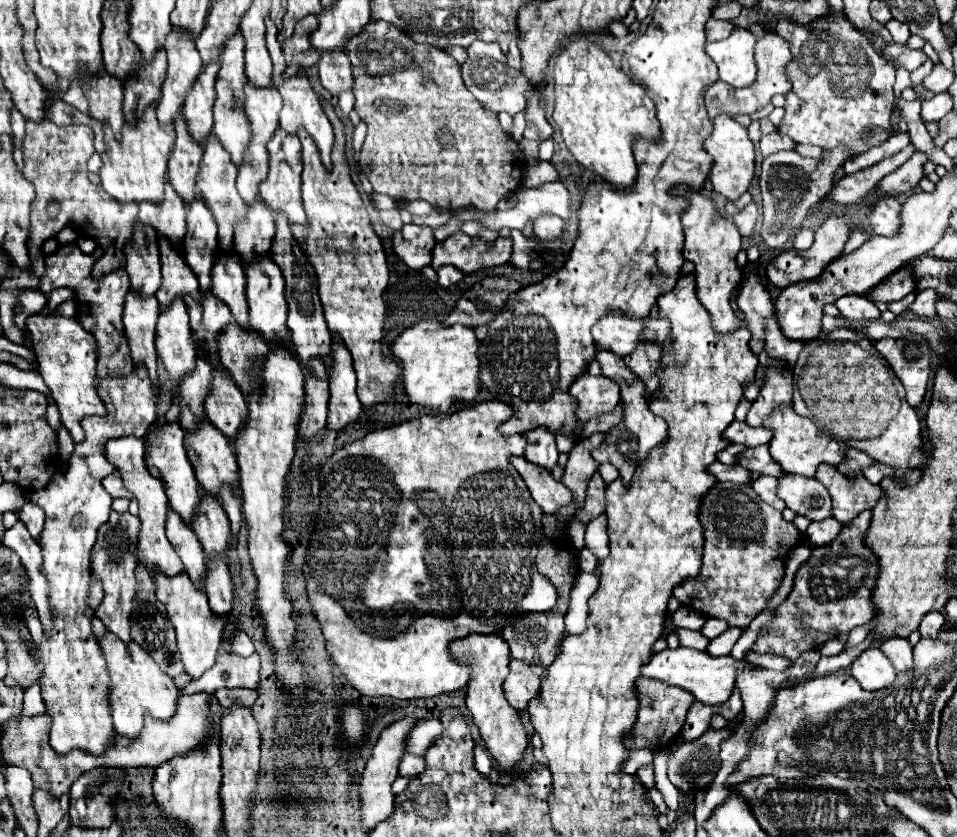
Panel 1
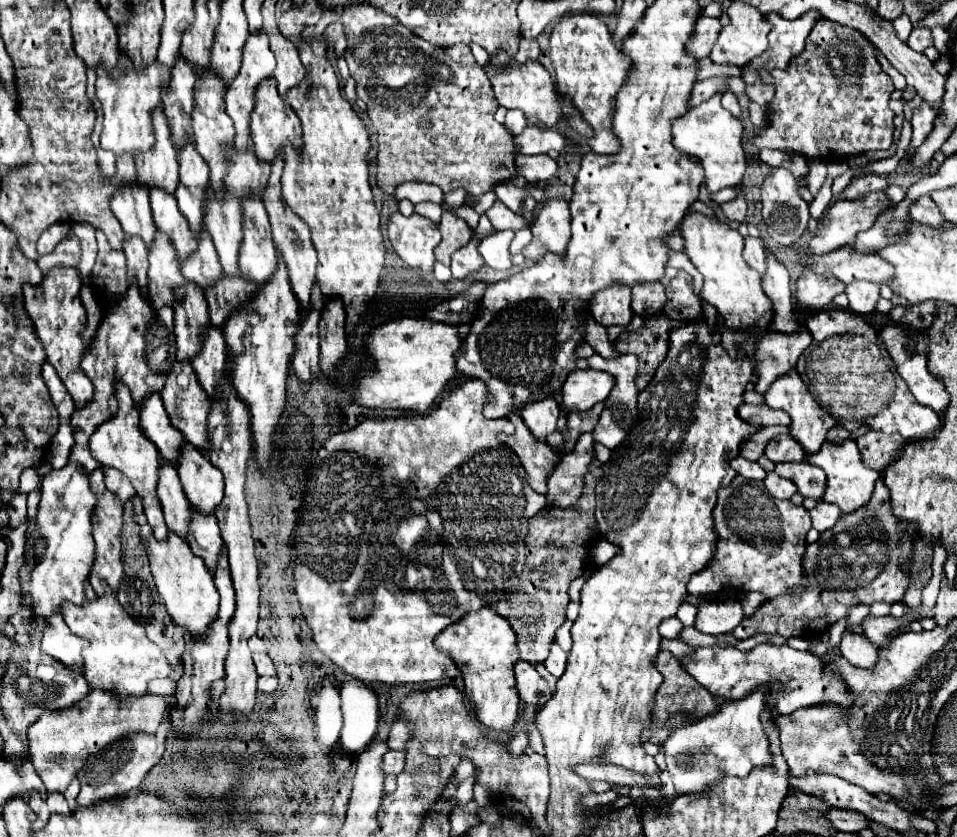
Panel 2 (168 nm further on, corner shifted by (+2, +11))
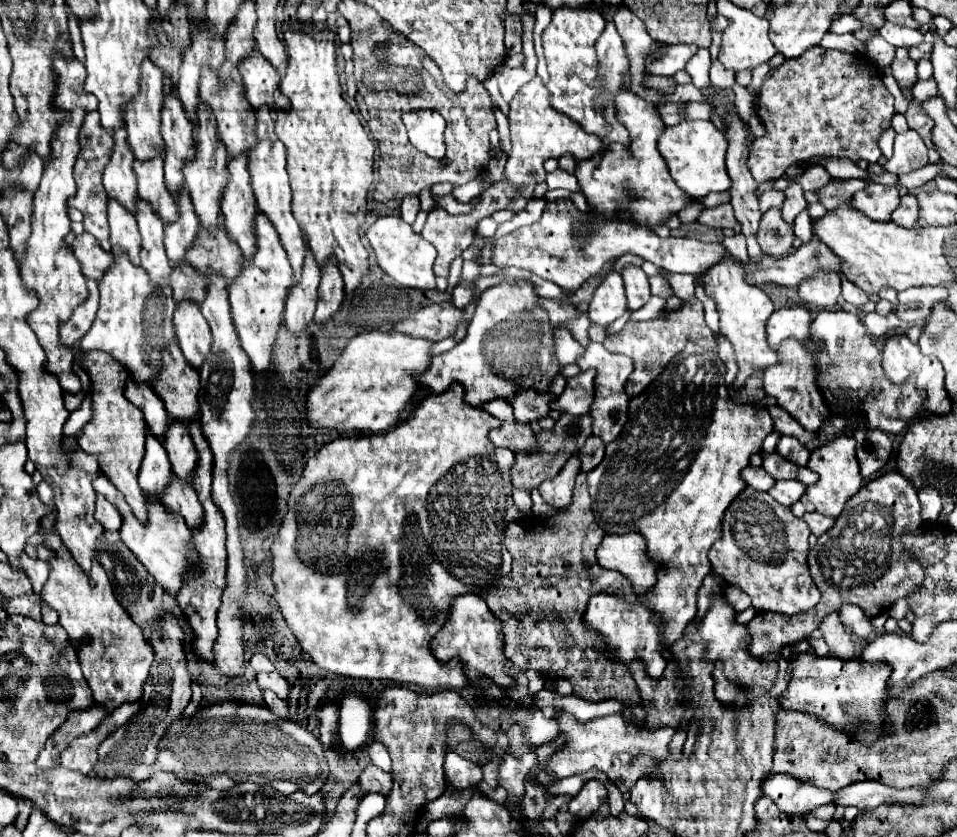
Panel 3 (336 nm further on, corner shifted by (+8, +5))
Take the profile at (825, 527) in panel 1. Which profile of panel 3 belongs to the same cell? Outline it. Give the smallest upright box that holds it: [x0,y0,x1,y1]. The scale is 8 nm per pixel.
[803,511,835,535]

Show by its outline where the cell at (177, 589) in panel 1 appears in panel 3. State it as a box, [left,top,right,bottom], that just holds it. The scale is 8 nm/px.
[93,473,197,595]

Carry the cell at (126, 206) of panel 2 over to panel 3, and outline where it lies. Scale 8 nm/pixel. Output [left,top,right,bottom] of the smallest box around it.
[103,127,137,215]

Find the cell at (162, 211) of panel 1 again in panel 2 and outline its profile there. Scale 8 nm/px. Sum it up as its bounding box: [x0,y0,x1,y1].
[135,105,179,195]

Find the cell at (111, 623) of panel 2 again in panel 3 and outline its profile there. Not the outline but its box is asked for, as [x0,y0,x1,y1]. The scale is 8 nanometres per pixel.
[41,531,153,709]

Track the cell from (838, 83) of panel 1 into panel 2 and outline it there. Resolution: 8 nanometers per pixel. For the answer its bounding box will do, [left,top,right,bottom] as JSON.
[755,19,895,157]

